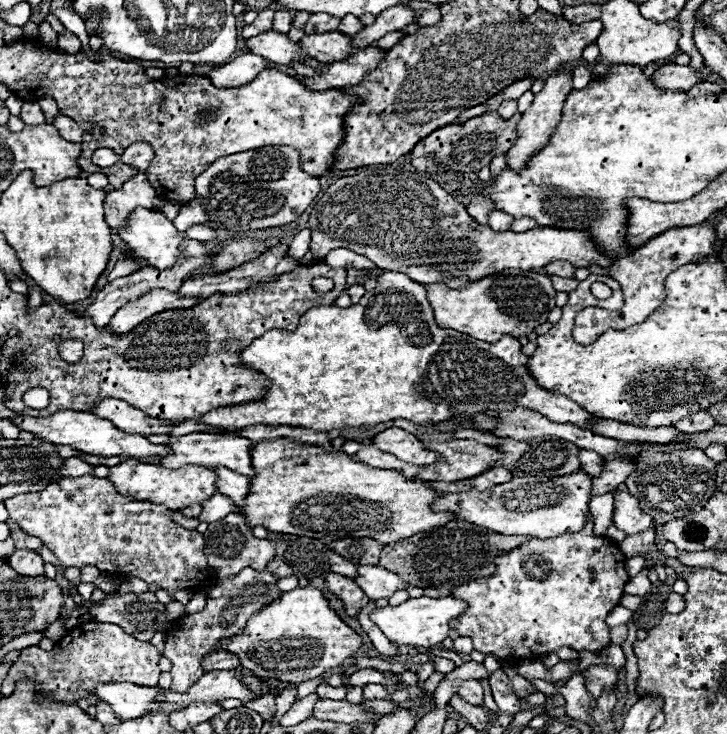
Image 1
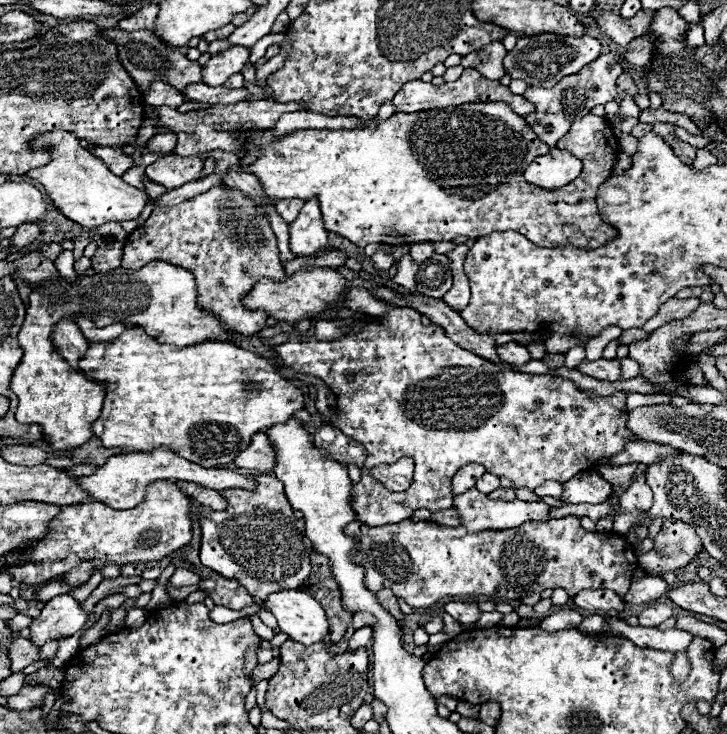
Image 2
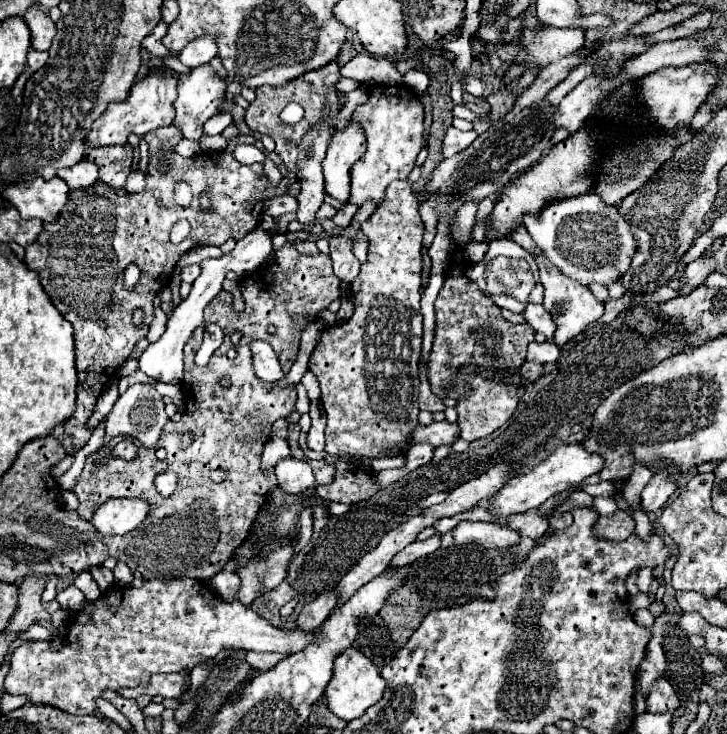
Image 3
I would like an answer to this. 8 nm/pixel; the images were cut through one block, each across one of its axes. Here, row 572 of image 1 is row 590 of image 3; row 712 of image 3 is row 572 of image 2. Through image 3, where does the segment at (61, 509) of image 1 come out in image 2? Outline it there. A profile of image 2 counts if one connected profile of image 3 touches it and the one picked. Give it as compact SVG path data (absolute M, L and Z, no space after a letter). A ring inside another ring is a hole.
M84 562L84 566L76 566L76 570L70 570L66 576L64 576L64 582L72 584L72 586L82 586L90 580L92 576L92 562Z

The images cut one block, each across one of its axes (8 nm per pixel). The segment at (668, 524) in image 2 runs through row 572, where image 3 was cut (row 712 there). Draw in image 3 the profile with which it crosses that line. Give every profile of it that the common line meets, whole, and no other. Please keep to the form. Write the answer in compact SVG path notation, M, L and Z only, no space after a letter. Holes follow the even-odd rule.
M658 678L648 694L648 712L652 714L660 714L660 712L668 712L668 710L676 710L680 706L680 700L674 692L674 688L670 686L670 682L666 678Z

